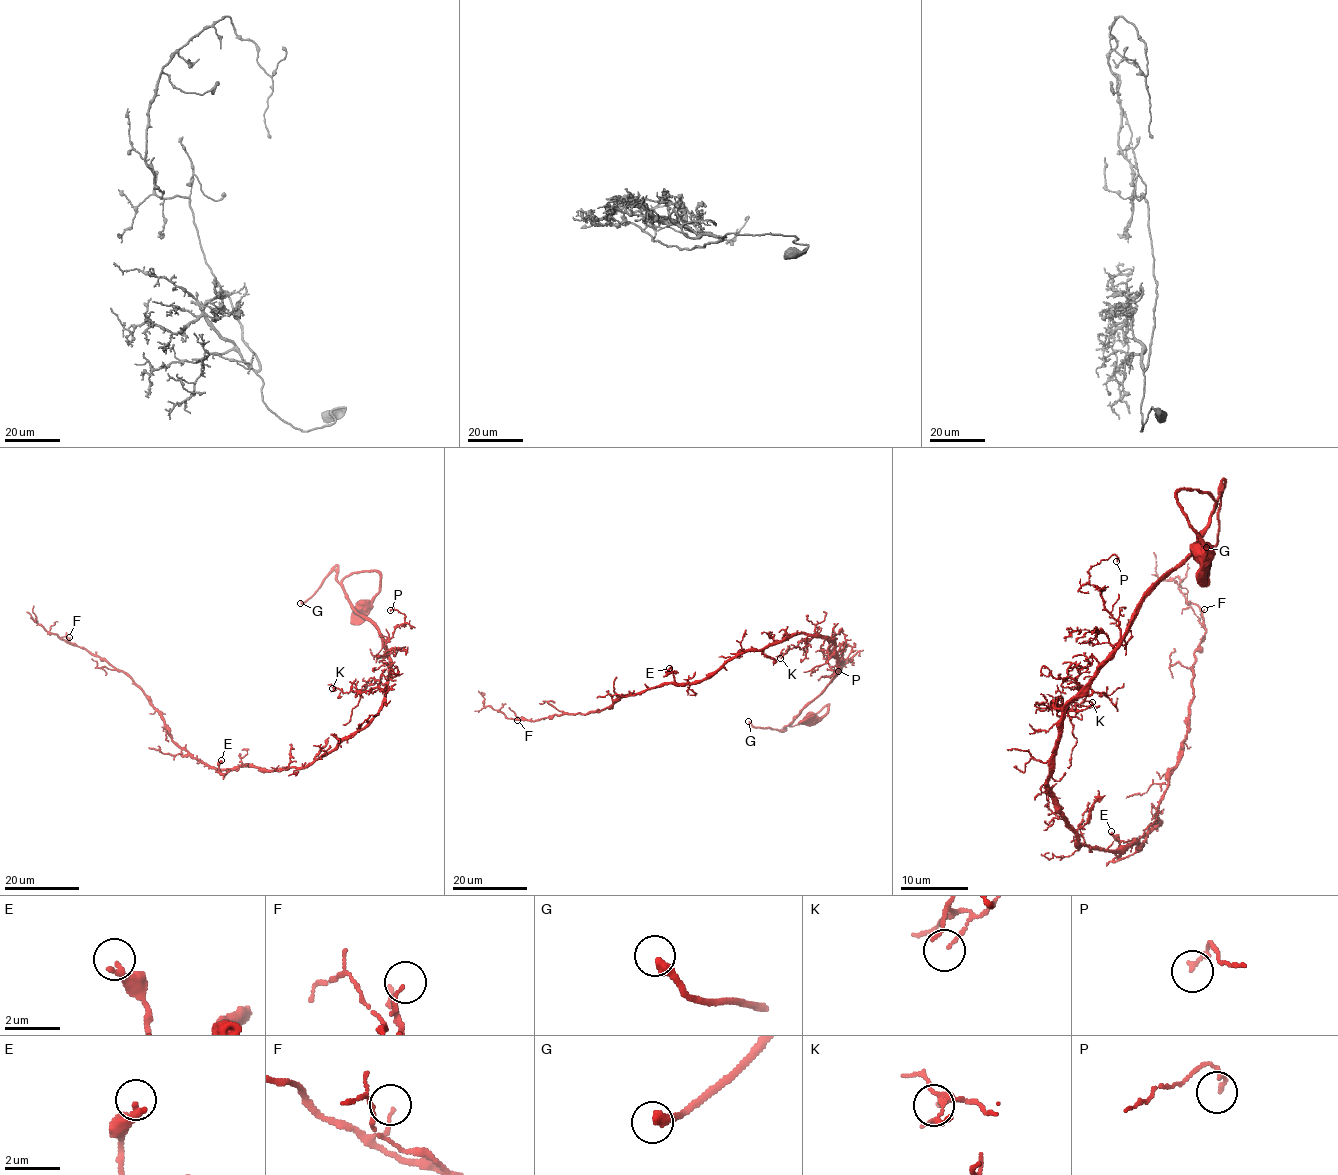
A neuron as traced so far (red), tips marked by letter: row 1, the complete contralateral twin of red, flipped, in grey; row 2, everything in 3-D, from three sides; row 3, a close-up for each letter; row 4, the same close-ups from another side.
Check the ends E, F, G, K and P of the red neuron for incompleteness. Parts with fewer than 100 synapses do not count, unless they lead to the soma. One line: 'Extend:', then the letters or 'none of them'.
Extend: G

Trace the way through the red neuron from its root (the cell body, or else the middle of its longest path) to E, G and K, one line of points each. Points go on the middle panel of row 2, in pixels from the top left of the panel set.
E: (809, 720), (828, 705), (790, 724), (836, 675), (830, 640), (791, 634), (686, 683), (669, 668)
G: (809, 720), (821, 718), (828, 705), (782, 730), (755, 728), (748, 721)
K: (809, 720), (821, 718), (828, 705), (790, 724), (836, 675), (835, 639), (814, 636), (780, 658)

